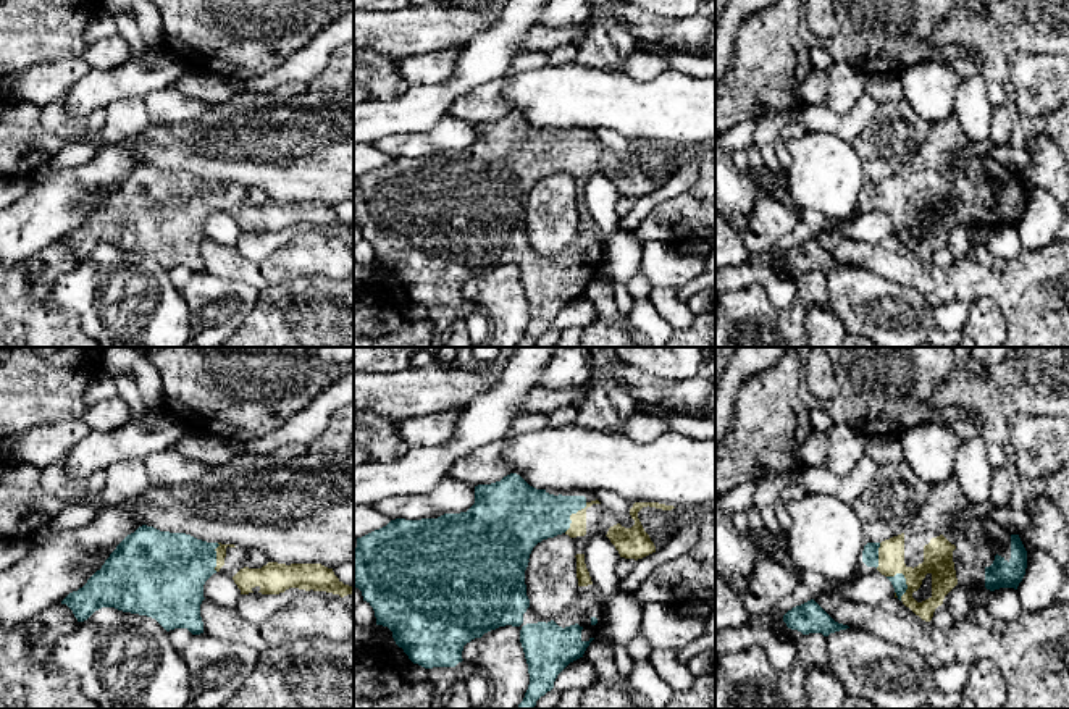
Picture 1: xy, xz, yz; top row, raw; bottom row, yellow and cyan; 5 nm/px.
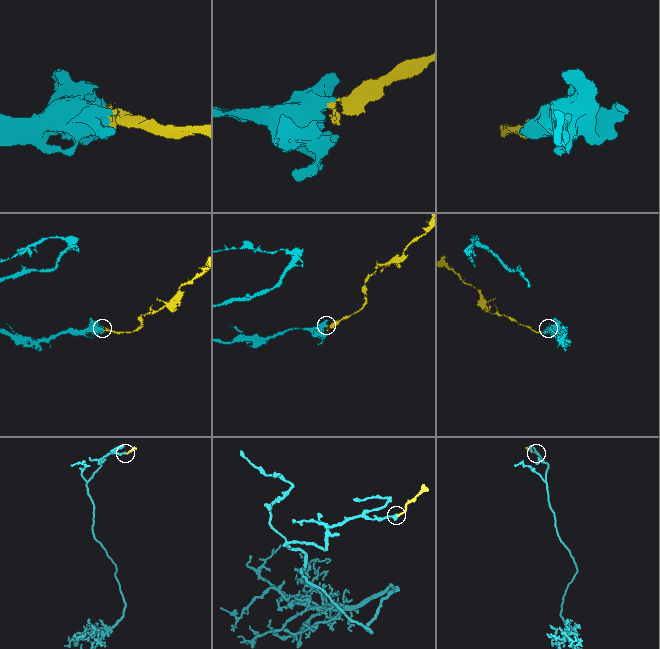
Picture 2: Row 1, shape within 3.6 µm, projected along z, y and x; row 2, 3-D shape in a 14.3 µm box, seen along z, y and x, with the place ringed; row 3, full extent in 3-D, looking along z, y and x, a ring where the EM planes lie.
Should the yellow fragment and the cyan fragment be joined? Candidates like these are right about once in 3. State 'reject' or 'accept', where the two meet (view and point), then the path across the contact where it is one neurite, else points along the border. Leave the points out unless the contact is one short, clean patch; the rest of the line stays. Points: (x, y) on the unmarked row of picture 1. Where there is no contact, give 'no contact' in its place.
accept | yz (906, 218) | across yz (939, 191), (914, 215), (906, 218), (898, 220)

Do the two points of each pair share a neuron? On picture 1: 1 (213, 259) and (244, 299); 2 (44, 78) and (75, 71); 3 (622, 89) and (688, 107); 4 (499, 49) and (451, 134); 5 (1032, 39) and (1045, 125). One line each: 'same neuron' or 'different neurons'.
1: different neurons
2: same neuron
3: same neuron
4: different neurons
5: same neuron

